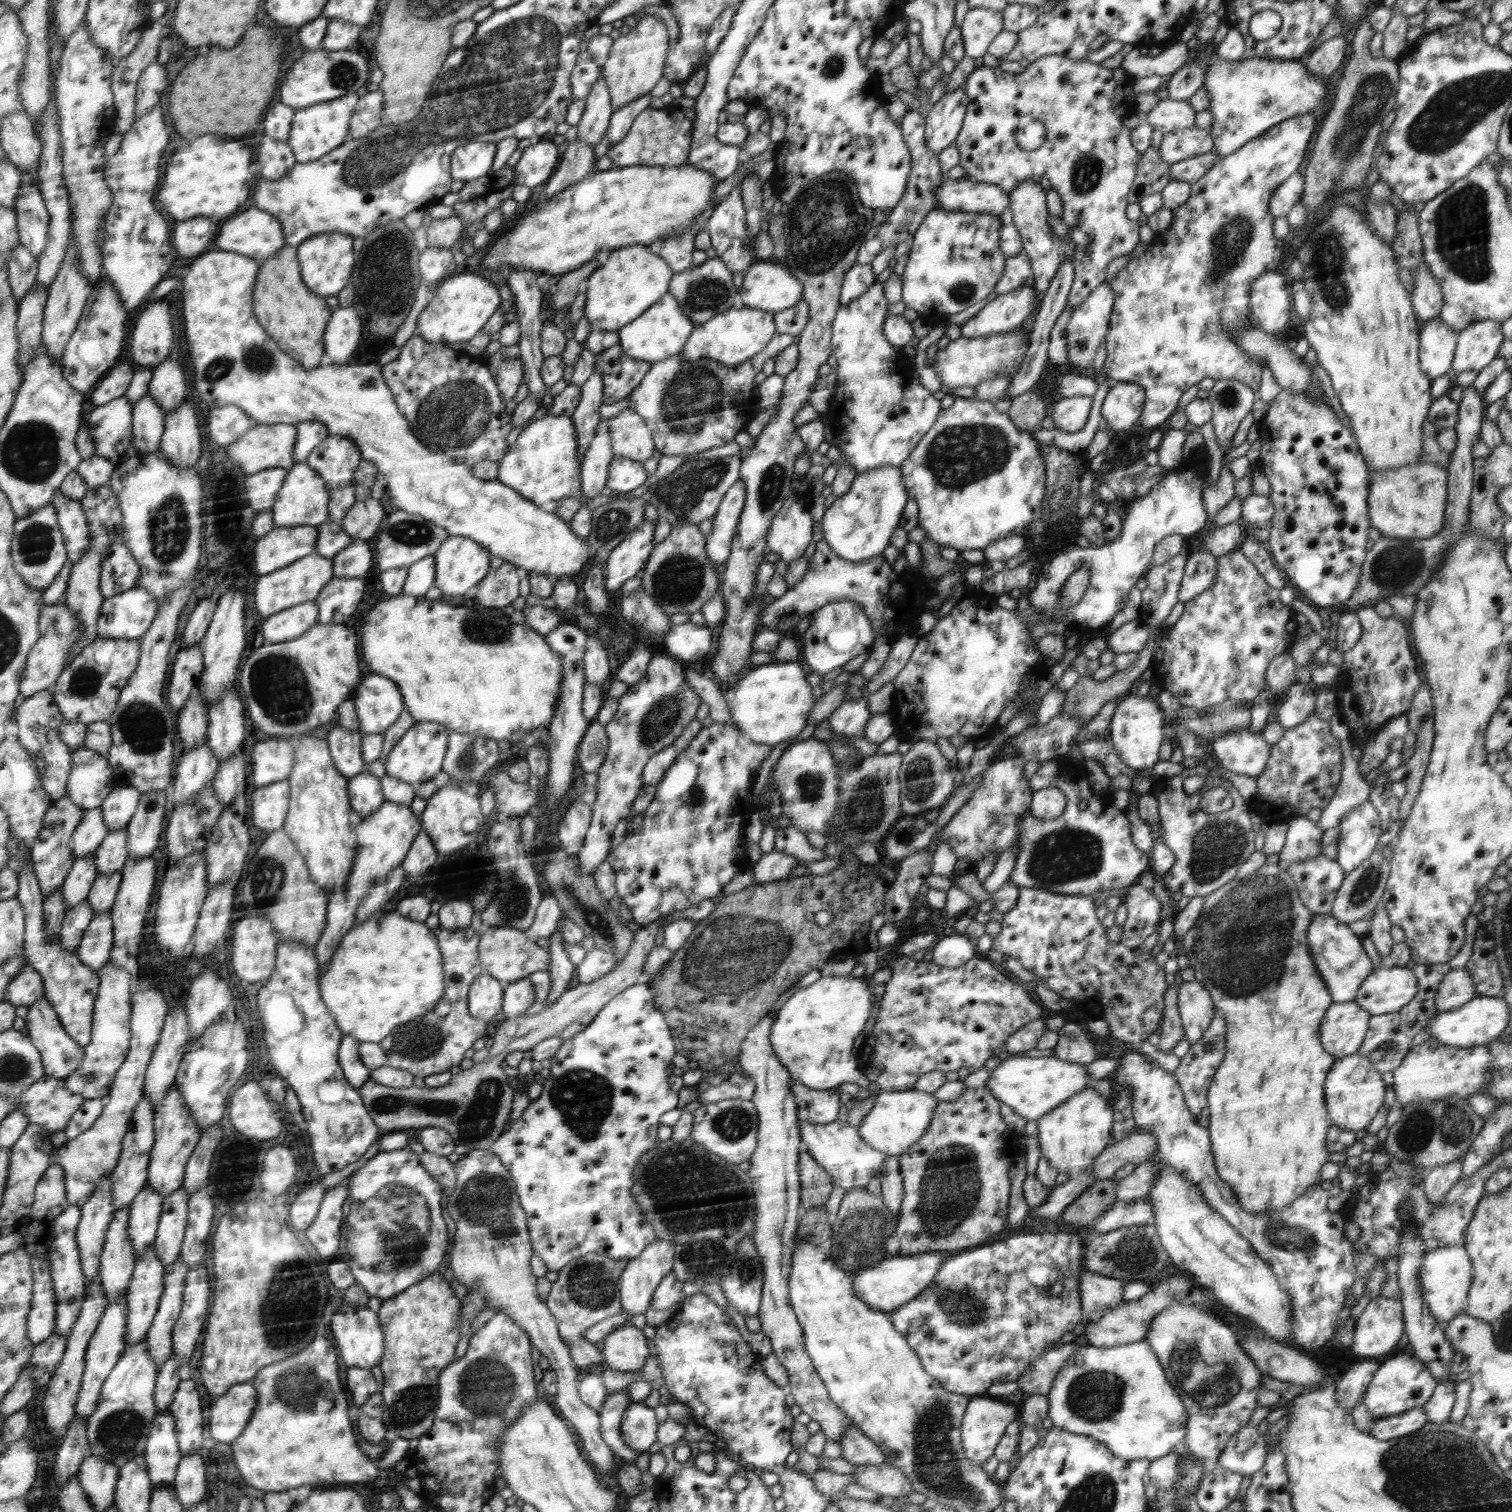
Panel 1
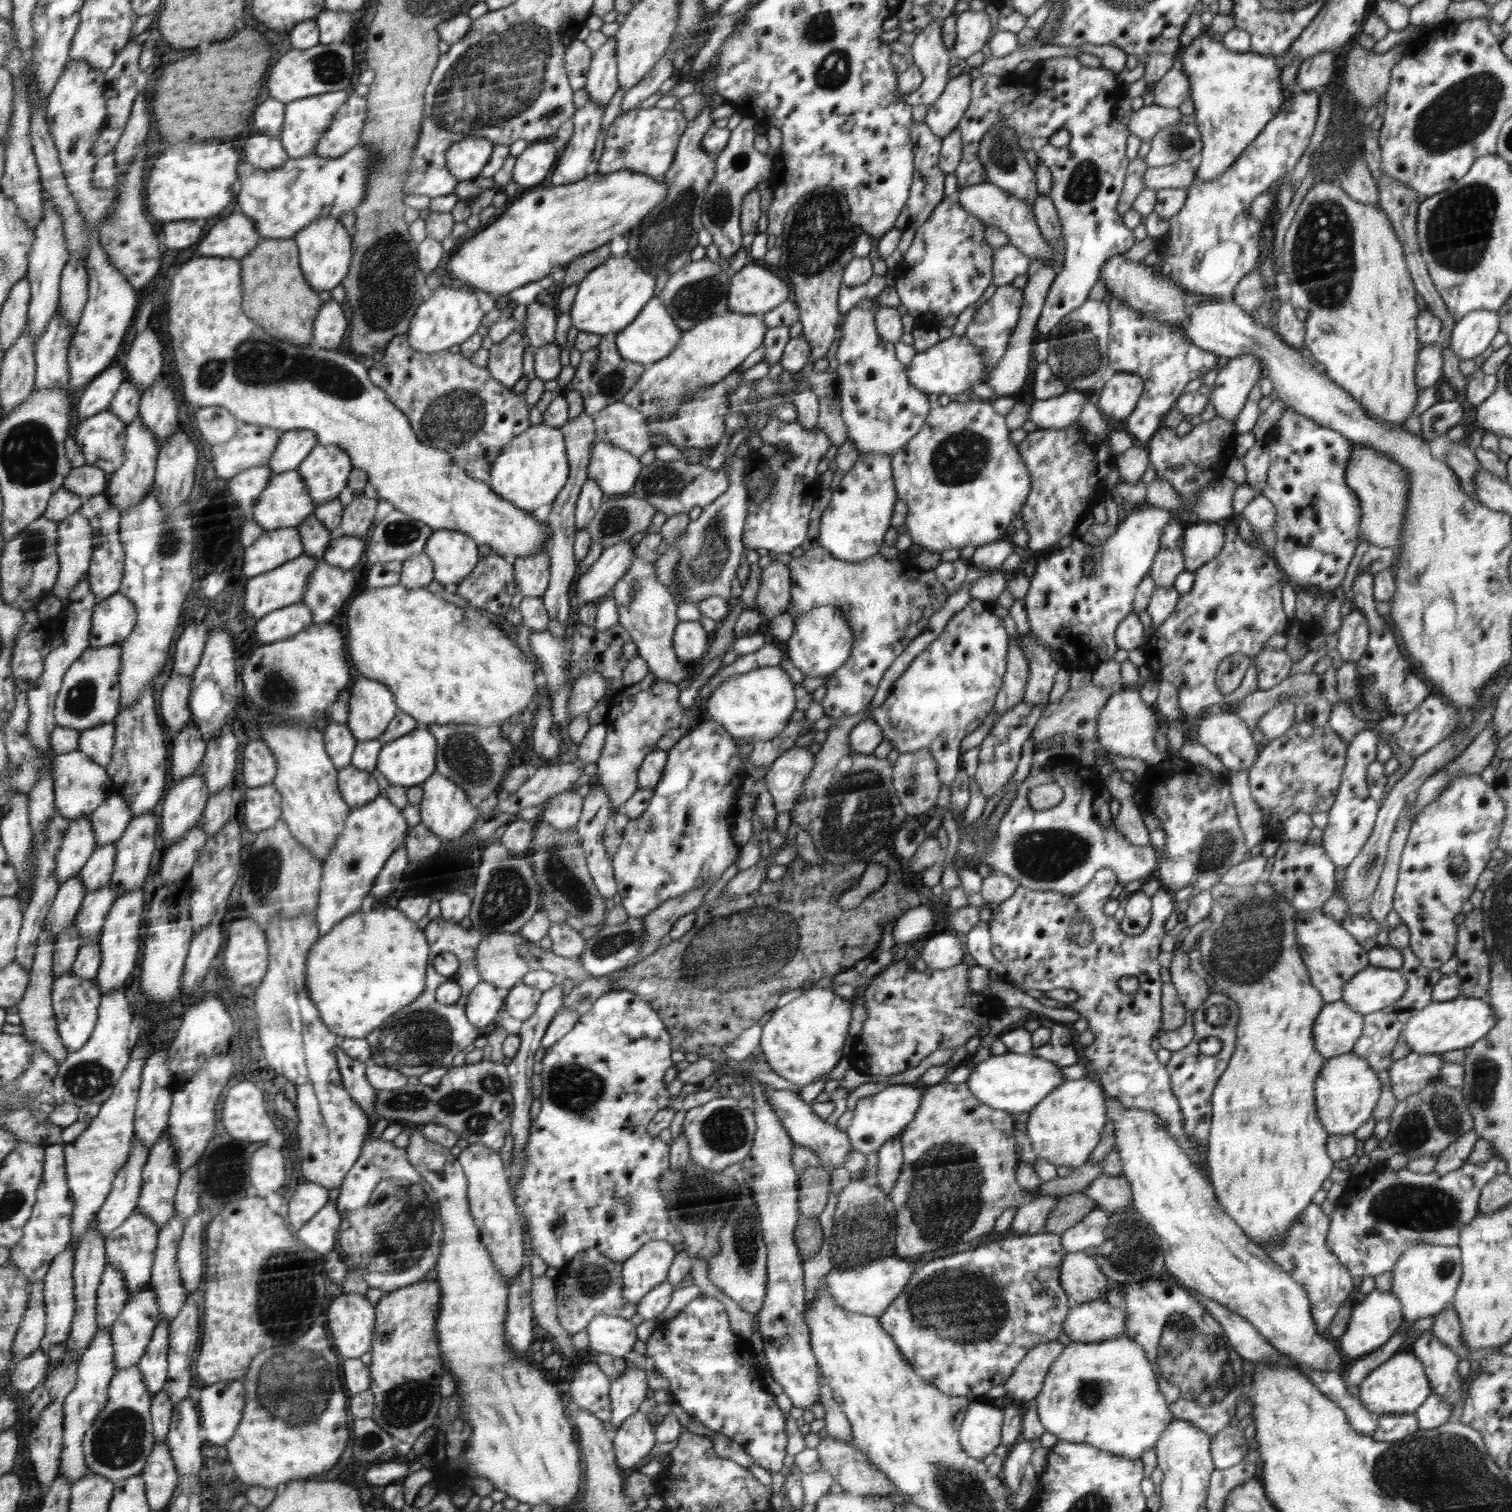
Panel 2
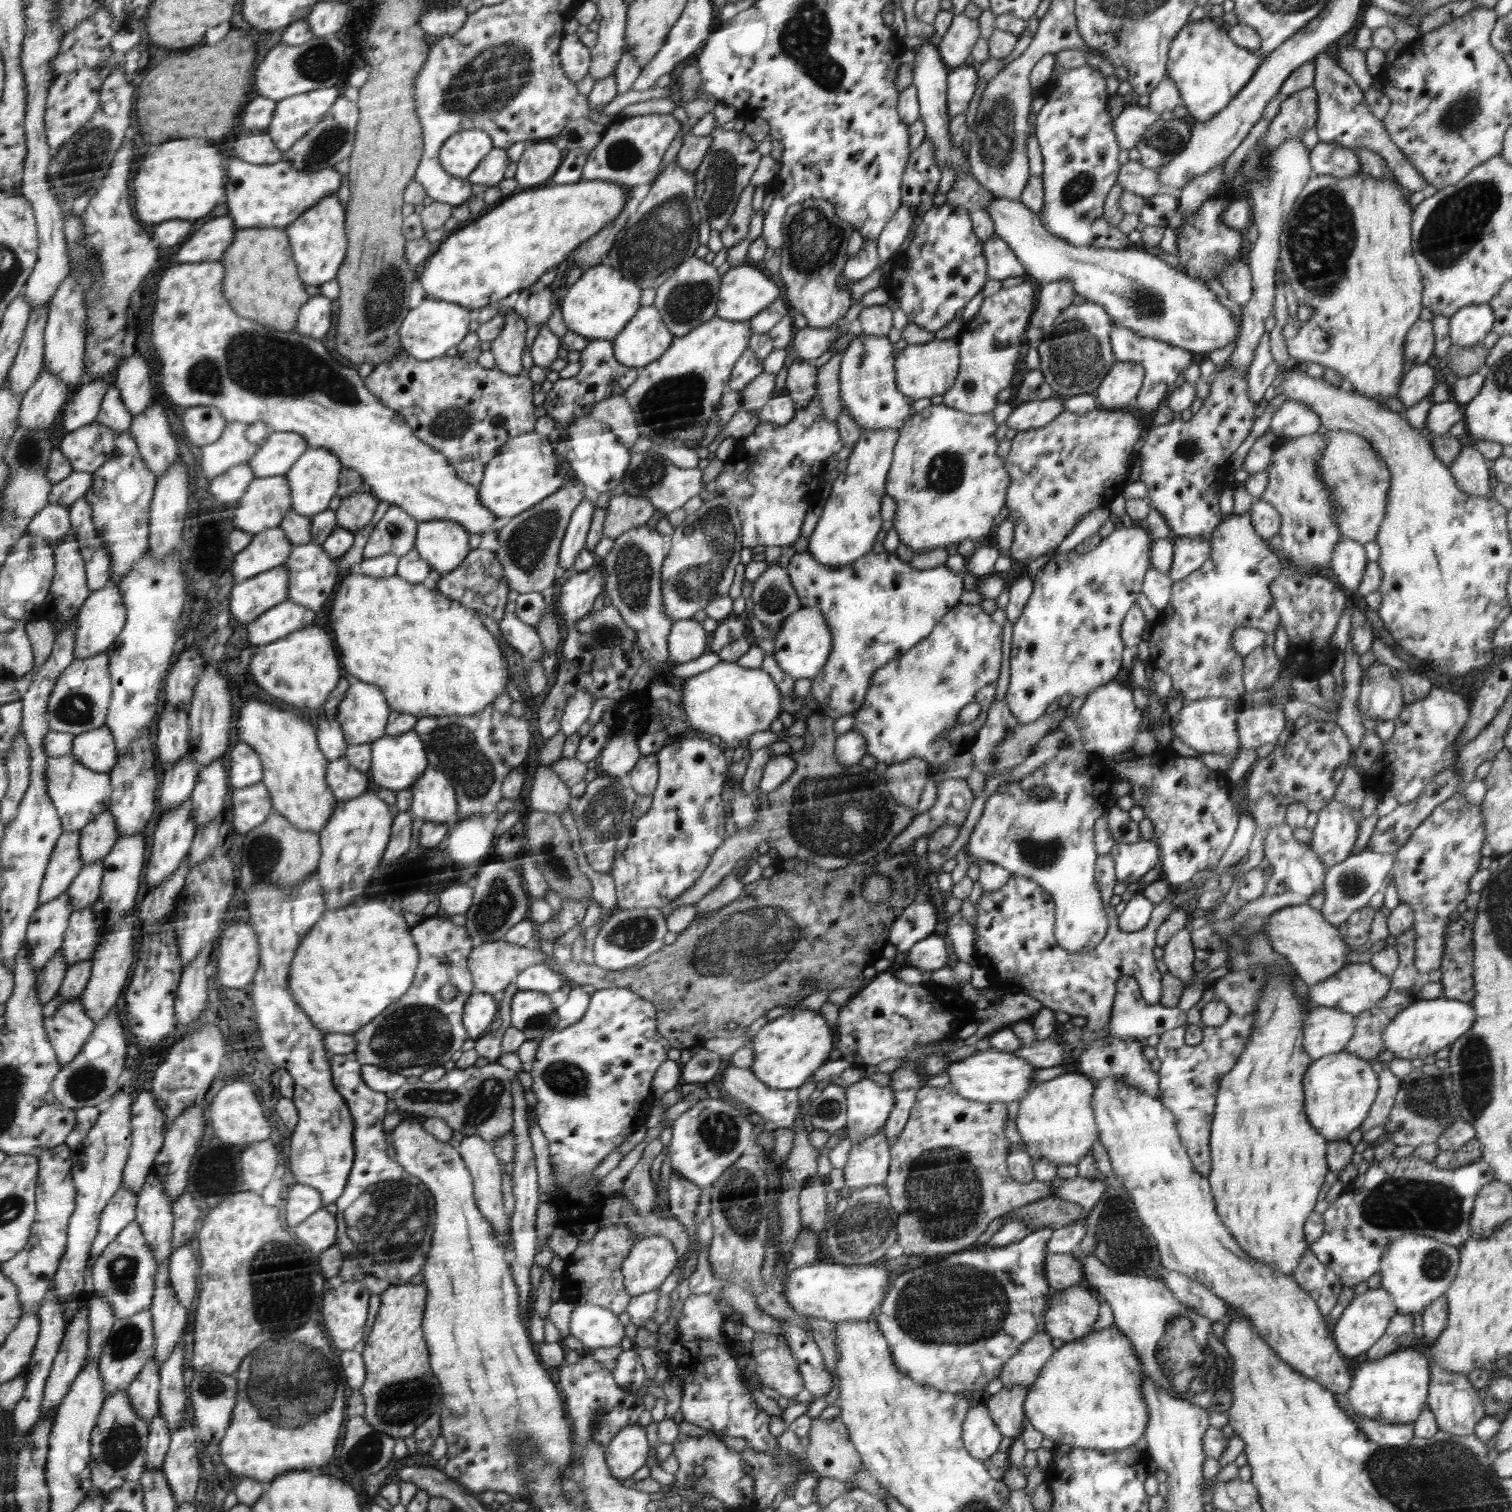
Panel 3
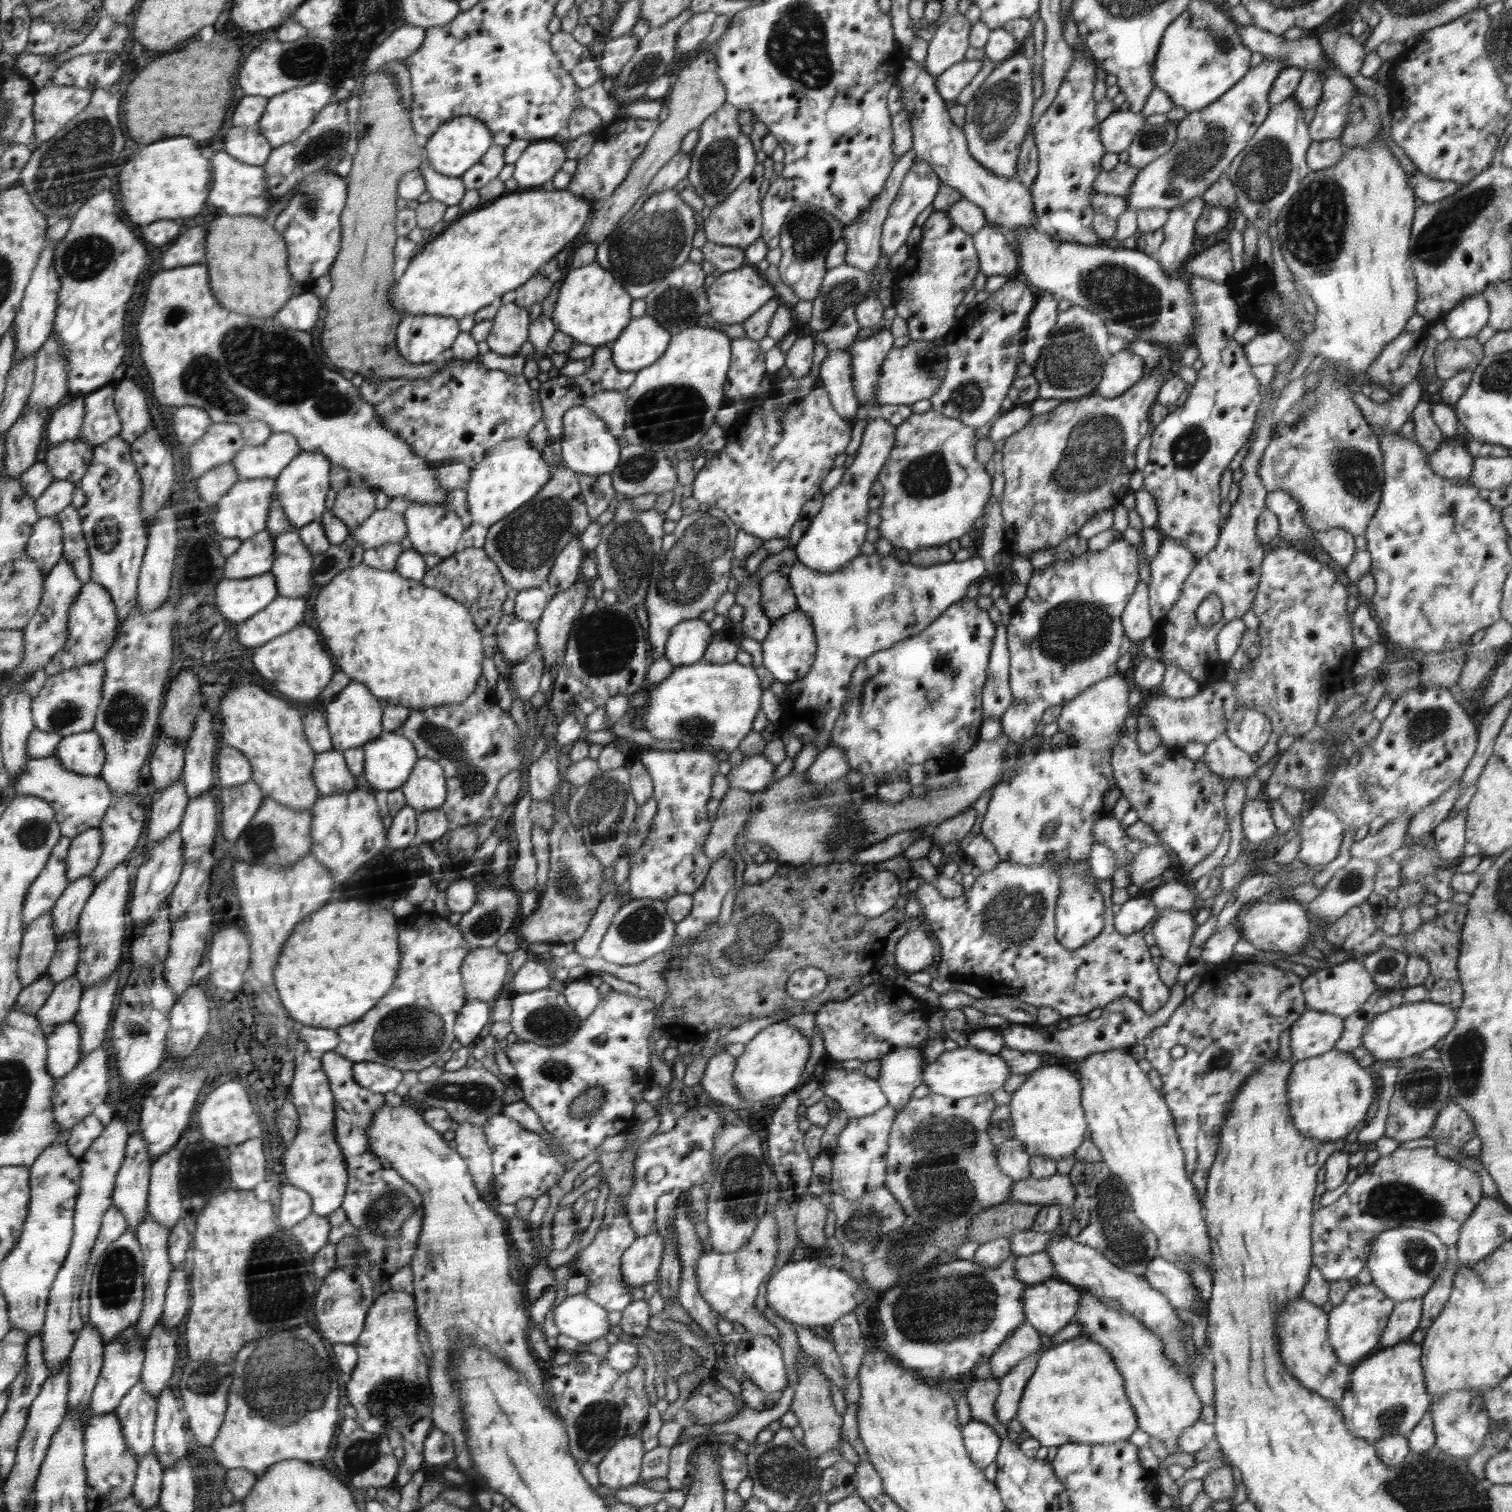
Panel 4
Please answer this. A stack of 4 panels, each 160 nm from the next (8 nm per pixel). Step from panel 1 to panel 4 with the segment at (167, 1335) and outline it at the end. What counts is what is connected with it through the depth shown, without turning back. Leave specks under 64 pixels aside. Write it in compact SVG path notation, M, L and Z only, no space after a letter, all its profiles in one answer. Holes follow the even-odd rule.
M138 1381L114 1410L125 1426L128 1445L136 1451L138 1461L153 1448L156 1438L157 1399Z

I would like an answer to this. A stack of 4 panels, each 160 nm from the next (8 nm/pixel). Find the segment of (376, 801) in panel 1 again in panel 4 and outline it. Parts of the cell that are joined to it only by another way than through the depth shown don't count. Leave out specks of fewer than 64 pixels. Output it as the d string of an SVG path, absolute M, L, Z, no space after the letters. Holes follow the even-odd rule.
M336 749L318 753L313 778L322 797L357 788L356 776L348 770L343 753Z

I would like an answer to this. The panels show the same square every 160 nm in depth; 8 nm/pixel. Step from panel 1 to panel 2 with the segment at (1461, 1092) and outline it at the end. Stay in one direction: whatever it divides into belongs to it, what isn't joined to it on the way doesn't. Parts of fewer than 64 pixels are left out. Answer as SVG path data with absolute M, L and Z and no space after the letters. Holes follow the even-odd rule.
M1417 1052L1394 1061L1388 1068L1394 1096L1401 1101L1424 1090L1432 1082L1440 1082L1440 1067L1444 1062L1442 1054Z

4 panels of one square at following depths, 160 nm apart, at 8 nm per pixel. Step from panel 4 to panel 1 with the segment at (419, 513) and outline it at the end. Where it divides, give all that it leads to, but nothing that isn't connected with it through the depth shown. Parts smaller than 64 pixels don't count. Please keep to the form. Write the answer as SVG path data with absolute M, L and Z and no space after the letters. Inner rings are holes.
M449 536L433 555L435 558L435 581L433 585L439 588L443 594L462 596L470 588L480 585L482 580L488 576L492 554L481 543L471 538Z

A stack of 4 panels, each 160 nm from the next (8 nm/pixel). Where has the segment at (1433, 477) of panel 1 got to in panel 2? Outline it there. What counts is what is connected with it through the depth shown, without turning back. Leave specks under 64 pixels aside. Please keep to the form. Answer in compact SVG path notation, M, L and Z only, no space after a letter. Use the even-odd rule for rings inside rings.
M1354 443L1350 462L1346 466L1346 484L1357 494L1361 519L1358 525L1358 538L1379 547L1396 548L1403 529L1407 490L1410 471L1390 461L1375 449L1359 447Z

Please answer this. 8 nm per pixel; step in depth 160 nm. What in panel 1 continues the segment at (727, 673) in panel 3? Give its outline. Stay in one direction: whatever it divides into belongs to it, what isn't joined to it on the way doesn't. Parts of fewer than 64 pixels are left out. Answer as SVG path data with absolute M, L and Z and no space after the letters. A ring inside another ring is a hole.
M798 661L758 665L740 678L738 686L728 691L729 711L733 724L755 743L780 744L802 732L806 718L812 710L812 688L806 682L806 670Z

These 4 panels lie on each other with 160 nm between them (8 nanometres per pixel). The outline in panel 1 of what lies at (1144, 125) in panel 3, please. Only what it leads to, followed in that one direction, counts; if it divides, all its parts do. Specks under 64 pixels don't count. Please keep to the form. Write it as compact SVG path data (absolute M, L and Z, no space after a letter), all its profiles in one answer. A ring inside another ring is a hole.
M1165 97L1147 112L1148 124L1152 129L1159 130L1167 134L1174 130L1186 129L1192 126L1196 127L1195 116L1197 111L1194 110L1187 100L1172 100Z

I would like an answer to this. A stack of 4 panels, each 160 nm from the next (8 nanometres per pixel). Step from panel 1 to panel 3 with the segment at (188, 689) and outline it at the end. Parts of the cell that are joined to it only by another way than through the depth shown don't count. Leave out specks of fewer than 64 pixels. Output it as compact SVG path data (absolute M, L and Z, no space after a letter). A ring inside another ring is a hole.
M164 707L158 721L158 751L161 763L168 771L189 752L187 743L189 724L188 713L183 710L169 710Z

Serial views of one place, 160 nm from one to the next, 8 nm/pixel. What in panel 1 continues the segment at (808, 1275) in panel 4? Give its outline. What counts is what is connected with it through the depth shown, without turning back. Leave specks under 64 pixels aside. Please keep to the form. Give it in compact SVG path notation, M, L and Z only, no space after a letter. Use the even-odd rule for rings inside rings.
M926 1252L914 1255L895 1255L884 1258L876 1266L855 1272L854 1287L857 1288L858 1296L865 1300L874 1310L891 1313L901 1308L902 1304L910 1302L934 1282L933 1278L944 1262L944 1258L938 1253Z

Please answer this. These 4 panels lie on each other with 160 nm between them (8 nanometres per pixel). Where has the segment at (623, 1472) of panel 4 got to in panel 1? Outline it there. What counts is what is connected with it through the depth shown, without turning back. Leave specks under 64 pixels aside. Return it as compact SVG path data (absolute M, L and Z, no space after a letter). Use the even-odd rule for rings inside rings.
M630 1403L621 1421L622 1441L632 1450L648 1451L656 1442L658 1422L654 1410L644 1404Z

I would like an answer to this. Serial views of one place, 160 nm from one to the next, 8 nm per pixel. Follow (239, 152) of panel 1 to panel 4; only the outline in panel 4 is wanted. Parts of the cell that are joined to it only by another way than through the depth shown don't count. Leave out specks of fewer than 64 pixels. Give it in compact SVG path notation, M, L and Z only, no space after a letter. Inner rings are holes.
M166 138L144 146L138 154L132 154L119 174L118 192L124 212L134 224L150 224L164 218L196 216L209 198L212 172L210 160L198 152L192 138ZM126 178L126 190L124 190Z

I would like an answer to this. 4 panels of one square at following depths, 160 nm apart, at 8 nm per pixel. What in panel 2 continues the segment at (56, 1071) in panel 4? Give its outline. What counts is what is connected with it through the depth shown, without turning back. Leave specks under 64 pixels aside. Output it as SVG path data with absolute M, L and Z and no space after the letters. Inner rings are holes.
M71 971L68 975L56 977L52 990L53 1009L55 1010L60 1037L64 1041L64 1045L68 1047L69 1052L82 1048L90 1038L92 1031L95 1029L101 996L95 979L84 980L78 978Z

